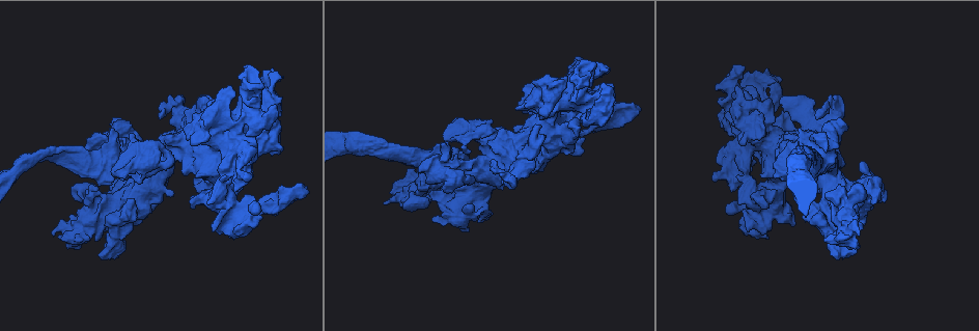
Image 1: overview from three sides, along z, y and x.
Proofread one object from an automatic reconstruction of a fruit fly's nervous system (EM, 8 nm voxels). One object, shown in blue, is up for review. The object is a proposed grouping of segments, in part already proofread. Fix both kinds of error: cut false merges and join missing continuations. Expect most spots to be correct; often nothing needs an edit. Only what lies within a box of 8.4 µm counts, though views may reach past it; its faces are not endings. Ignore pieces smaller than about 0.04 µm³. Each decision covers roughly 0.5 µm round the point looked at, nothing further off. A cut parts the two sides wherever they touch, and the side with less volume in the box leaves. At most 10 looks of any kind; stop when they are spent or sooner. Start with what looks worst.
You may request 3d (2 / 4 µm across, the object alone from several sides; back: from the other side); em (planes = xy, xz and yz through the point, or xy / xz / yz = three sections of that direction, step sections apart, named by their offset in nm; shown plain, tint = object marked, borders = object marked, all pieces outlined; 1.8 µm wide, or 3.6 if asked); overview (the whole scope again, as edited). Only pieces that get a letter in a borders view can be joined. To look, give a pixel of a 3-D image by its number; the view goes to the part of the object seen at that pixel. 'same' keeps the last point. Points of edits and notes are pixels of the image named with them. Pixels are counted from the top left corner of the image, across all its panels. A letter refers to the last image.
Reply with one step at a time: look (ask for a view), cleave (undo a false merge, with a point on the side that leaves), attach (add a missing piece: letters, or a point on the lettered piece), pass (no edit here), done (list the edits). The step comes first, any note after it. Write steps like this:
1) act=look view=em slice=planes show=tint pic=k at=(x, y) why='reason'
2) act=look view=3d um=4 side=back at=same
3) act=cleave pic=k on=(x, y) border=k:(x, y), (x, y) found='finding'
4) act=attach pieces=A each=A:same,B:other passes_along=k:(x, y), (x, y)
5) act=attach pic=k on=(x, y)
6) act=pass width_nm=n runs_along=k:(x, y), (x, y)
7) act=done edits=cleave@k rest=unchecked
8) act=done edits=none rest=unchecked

act=look view=em um=3.6 slice=xy step=4 show=borders pic=1 at=(823, 121) why='a fork'

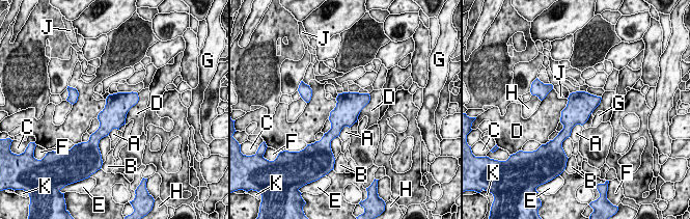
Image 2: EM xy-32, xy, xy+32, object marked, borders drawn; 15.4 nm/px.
act=look view=em um=3.6 slice=planes show=borders at=same

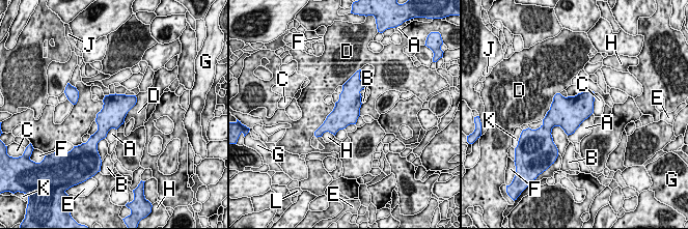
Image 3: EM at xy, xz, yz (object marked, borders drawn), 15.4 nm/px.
act=pass width_nm=400 each=A:other,B:other,C:other,D:other,E:other,F:other,G:other,H:other,J:other,K:other,L:other border=3:(593, 112), (568, 136) found='one neuron here'

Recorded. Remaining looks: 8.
act=look view=3d um=4 pic=1 at=(780, 198) why='sudden change in width'

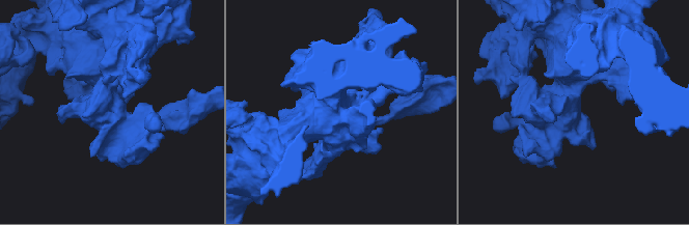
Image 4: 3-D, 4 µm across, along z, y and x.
act=look view=em um=3.6 slice=xy step=8 show=tint pic=4 at=(570, 112) why='now the EM'

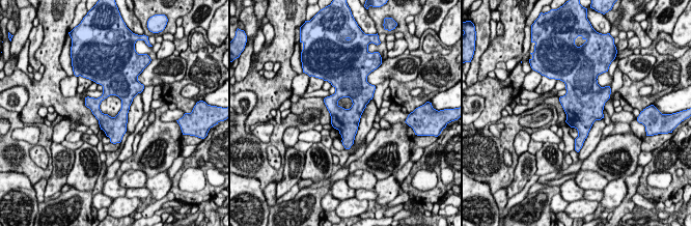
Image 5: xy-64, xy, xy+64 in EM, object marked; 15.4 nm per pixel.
act=look view=em um=3.6 slice=planes show=borders at=same

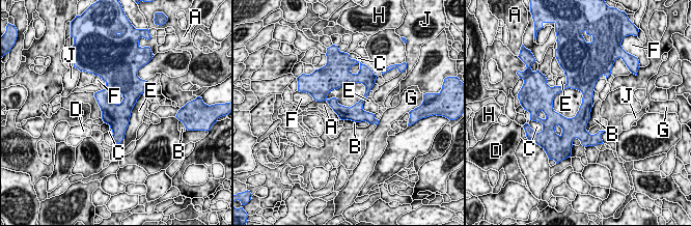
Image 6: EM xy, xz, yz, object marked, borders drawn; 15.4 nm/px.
act=pass each=A:other,B:other,C:other,D:other,E:other,F:other,G:other,H:other,J:other runs_along=6:(580, 80), (587, 139) found='continuous, no second neuron'

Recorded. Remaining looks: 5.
act=look view=3d um=4 pic=1 at=(745, 114) why='sudden change in width'

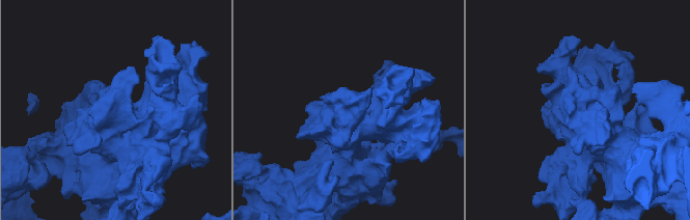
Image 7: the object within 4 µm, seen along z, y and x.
act=look view=em um=3.6 slice=planes show=borders pic=7 at=(118, 111) why='now the EM'

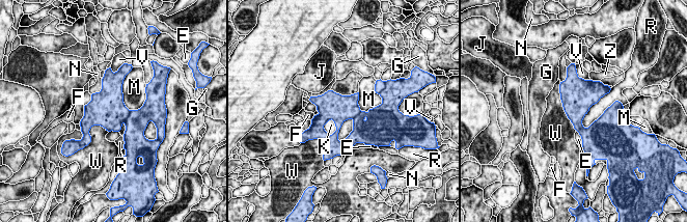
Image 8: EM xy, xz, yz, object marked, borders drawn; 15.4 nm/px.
act=pass each=E:other,F:other,G:other,J:other,K:other,M:other,N:other,R:other,V:other,W:other,Z:other border=8:(608, 92), (589, 108), (584, 128) found='continuous, no second neuron'

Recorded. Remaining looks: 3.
act=look view=em slice=planes show=borders pic=1 at=(815, 220) why='sharp bend'

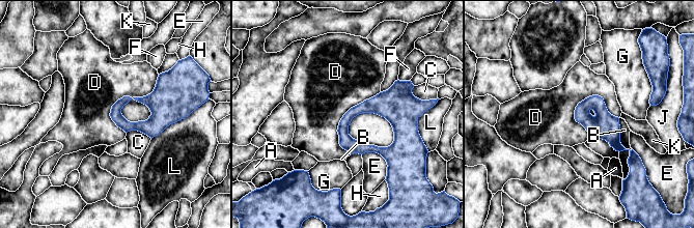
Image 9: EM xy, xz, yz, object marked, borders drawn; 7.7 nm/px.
act=pass each=A:other,B:other,C:other,D:other,E:other,F:other,G:other,H:other,J:other,K:other,L:other found='one neuron here'

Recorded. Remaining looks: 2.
act=done edits=none rest=unchecked

